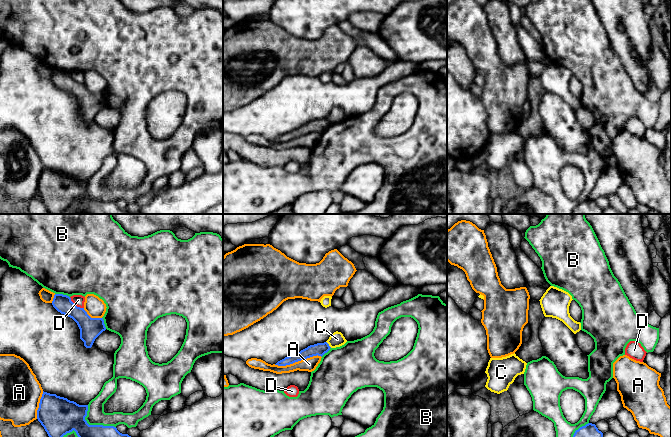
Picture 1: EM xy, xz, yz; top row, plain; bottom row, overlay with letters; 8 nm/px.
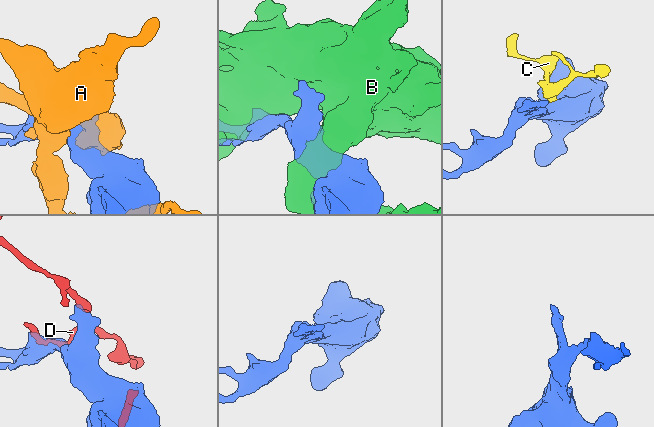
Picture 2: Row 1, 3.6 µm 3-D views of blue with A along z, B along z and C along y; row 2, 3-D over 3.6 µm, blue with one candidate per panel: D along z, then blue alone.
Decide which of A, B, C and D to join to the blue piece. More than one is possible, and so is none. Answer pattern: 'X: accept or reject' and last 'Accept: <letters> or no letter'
A: reject
B: reject
C: reject
D: reject
Accept: no letter

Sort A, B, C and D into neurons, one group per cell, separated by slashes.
A / B / C D

